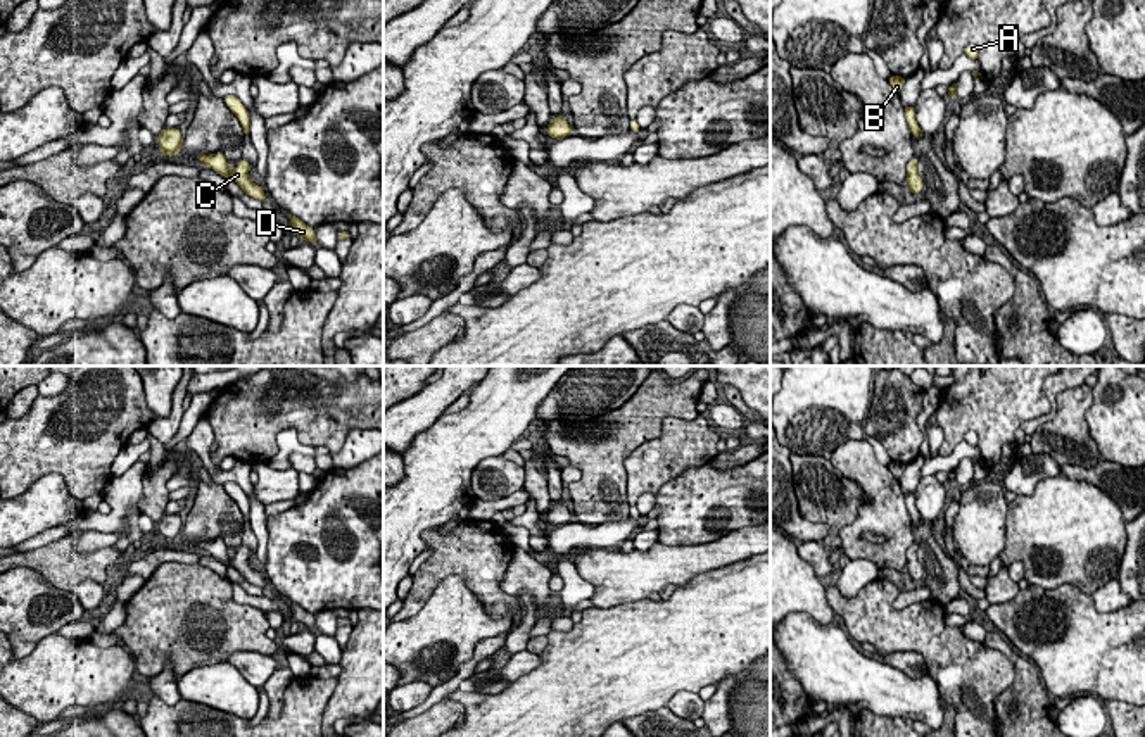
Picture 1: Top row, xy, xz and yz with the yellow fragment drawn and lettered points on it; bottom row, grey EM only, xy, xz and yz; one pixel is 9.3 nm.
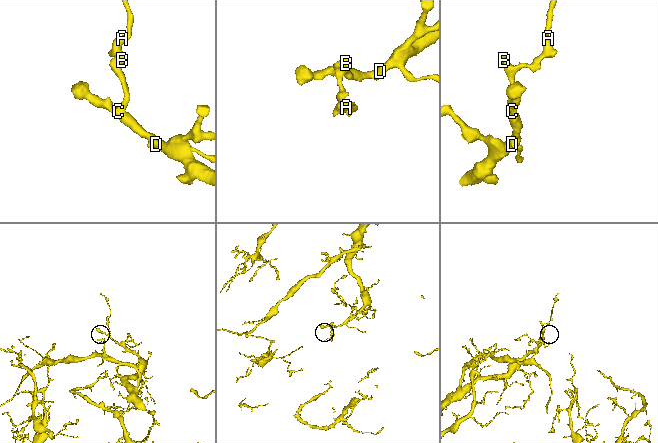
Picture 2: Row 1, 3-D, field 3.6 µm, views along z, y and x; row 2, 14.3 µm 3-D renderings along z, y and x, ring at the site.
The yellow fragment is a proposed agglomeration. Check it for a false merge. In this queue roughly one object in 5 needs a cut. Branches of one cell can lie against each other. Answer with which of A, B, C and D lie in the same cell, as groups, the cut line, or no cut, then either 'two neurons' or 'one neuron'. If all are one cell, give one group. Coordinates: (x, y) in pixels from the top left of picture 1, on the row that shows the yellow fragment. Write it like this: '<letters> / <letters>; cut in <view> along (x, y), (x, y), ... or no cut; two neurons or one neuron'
A B C D; no cut; one neuron

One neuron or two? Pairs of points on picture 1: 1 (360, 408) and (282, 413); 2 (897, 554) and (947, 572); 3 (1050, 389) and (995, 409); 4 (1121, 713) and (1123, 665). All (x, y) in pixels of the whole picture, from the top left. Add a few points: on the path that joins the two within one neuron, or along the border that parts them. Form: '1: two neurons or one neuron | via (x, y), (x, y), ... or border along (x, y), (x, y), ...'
1: one neuron | via (341, 406), (301, 406)
2: two neurons | border along (910, 522), (914, 542)
3: two neurons | border along (1043, 384), (1049, 409), (1021, 425)
4: two neurons | border along (1102, 698), (1126, 703)

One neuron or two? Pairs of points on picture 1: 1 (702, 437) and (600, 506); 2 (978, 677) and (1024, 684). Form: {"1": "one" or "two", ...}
{"1": "two", "2": "two"}

